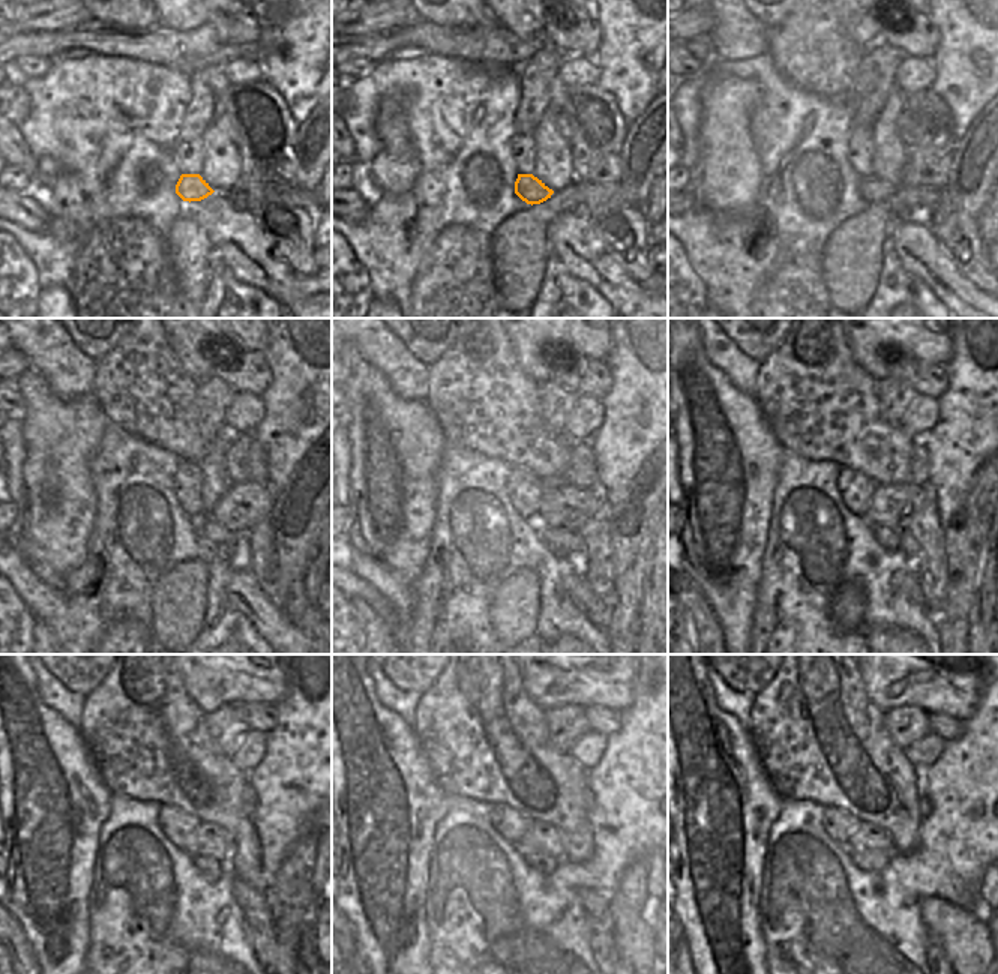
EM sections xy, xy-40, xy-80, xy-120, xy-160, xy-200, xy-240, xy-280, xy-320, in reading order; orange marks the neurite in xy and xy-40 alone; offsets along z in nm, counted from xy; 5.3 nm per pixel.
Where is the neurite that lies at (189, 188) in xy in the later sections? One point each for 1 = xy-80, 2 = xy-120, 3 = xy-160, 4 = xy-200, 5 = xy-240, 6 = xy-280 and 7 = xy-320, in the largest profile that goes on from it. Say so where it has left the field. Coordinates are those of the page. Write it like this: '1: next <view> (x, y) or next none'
1: next xy-80 (872, 189)
2: next xy-120 (221, 541)
3: next xy-160 (560, 542)
4: next xy-200 (889, 539)
5: next xy-240 (248, 898)
6: next xy-280 (596, 904)
7: next xy-320 (965, 940)

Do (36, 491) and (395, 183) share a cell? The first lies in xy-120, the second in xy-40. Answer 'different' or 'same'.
same

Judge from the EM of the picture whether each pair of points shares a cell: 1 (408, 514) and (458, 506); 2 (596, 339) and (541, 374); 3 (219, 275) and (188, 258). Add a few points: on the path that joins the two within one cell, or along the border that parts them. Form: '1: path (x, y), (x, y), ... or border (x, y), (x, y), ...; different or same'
1: border (440, 474), (429, 544); different
2: path (574, 336), (544, 336), (535, 345), (535, 351); same
3: border (213, 263), (206, 294), (200, 300); different

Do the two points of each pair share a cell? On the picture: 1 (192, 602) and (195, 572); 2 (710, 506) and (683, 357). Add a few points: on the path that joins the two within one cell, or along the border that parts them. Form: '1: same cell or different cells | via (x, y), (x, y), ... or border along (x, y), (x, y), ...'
1: same cell | via (192, 595), (192, 580)
2: same cell | via (710, 468), (710, 413), (703, 395)

